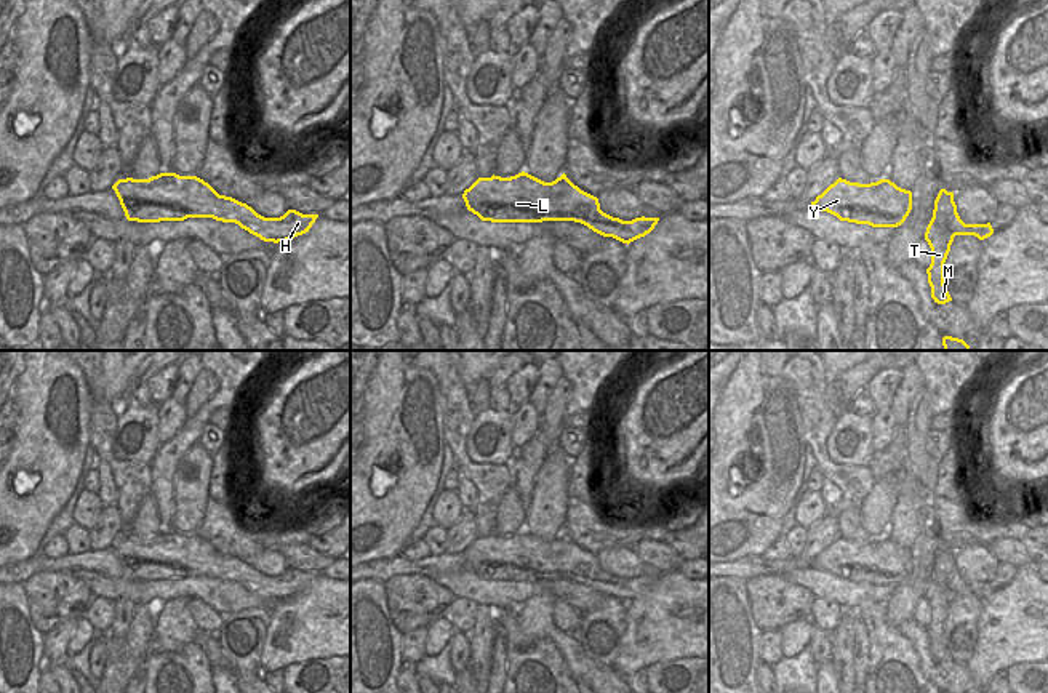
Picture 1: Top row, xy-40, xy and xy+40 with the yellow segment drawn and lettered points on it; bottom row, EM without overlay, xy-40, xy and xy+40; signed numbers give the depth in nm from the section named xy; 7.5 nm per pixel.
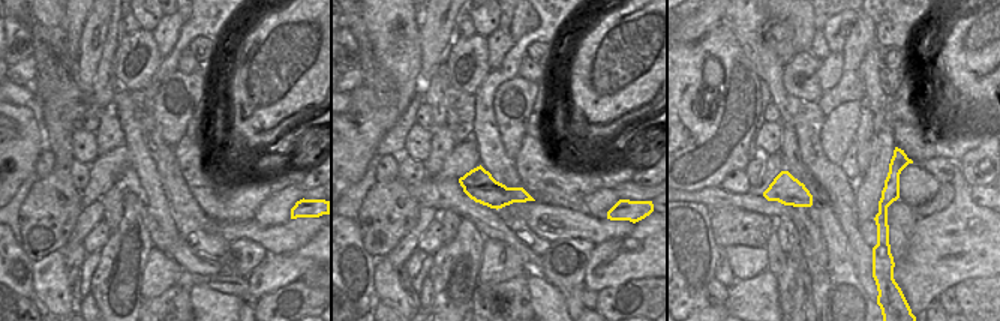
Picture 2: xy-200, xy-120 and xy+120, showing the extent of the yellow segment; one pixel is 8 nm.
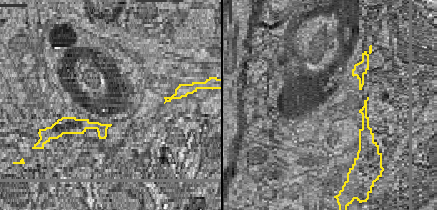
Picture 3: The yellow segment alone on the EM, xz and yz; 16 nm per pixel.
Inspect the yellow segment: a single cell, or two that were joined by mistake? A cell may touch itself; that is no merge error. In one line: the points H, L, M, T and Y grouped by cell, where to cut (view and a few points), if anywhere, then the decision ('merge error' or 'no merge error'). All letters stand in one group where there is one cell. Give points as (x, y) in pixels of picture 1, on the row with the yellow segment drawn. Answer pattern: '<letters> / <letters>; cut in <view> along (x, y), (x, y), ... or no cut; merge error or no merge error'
H L Y / M T; cut in xy+40 along (956, 210), (948, 220), (948, 229), (954, 236); merge error

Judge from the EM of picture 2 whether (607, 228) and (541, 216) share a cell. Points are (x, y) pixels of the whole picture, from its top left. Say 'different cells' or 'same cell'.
same cell

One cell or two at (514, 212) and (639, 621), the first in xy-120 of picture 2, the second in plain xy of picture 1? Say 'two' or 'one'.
two

